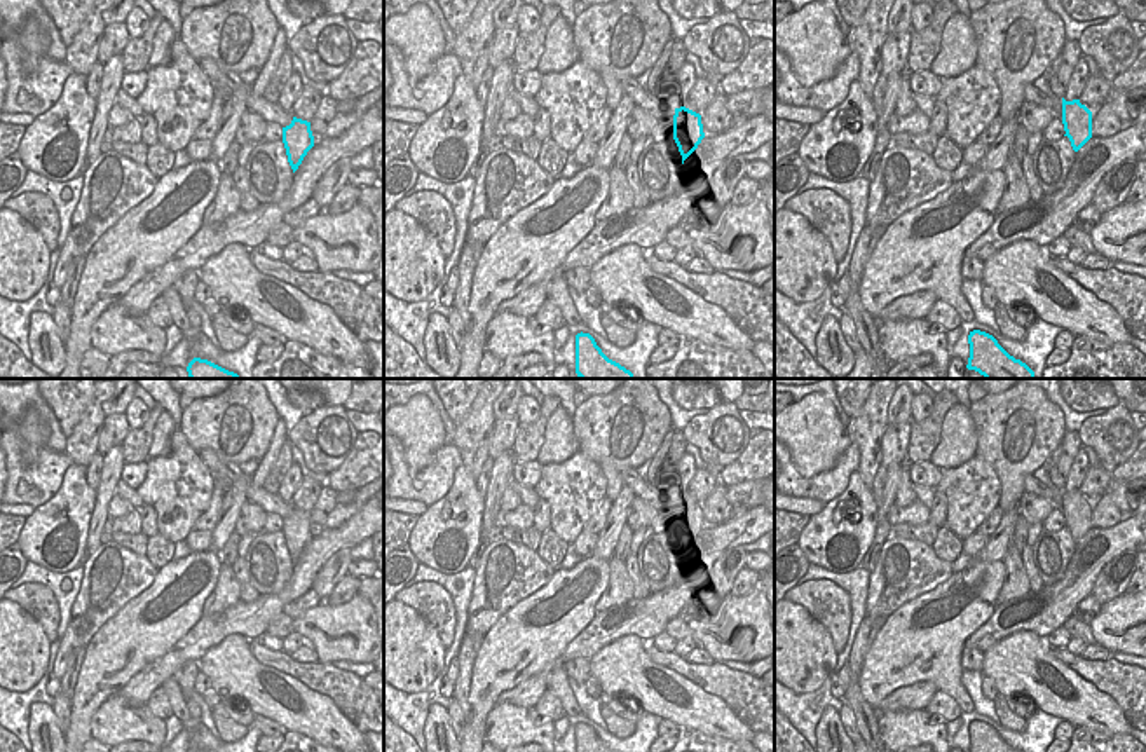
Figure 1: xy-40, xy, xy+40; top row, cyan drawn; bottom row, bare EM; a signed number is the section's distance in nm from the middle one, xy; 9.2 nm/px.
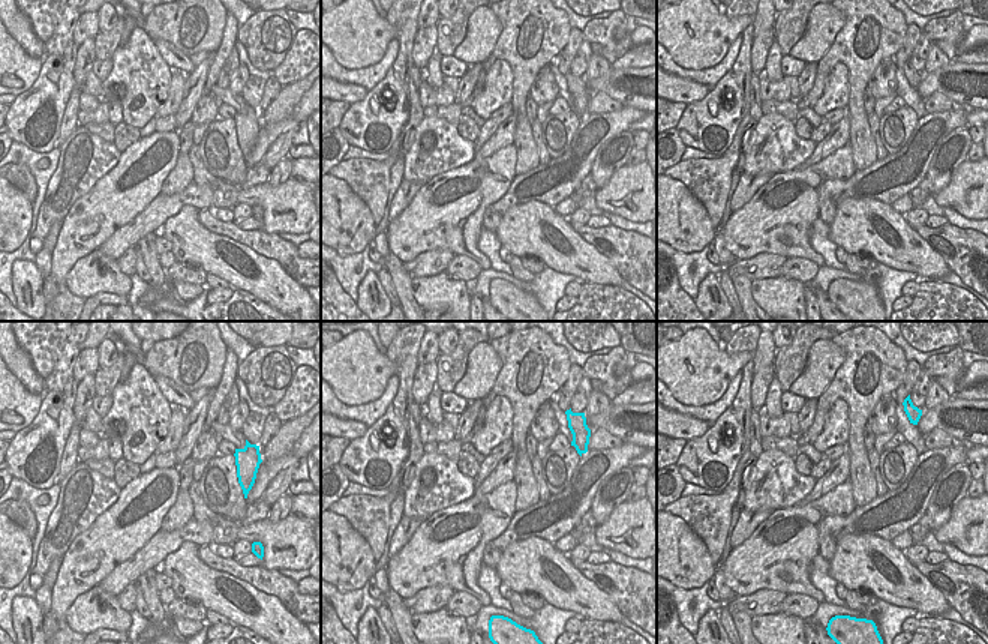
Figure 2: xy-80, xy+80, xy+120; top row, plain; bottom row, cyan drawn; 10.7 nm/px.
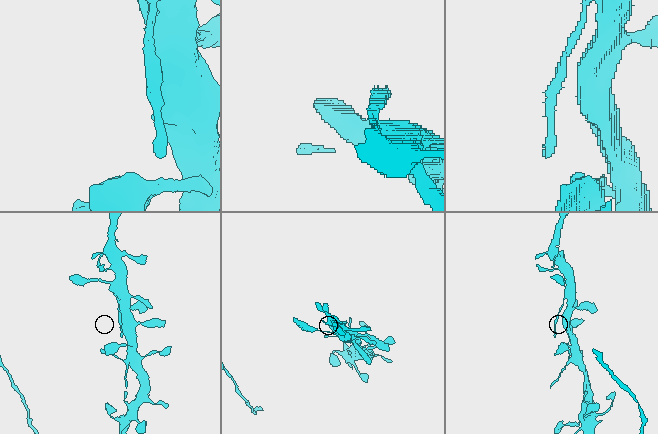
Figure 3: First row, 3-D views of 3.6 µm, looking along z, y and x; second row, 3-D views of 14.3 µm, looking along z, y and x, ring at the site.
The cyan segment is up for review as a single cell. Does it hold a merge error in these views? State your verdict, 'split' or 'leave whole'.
split

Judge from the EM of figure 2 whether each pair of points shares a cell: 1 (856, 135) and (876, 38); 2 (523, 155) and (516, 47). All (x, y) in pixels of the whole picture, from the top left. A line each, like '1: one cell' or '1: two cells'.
1: one cell
2: one cell

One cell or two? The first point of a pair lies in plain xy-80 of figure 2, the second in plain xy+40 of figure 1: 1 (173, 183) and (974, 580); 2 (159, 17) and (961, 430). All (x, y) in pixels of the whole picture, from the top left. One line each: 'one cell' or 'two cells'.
1: two cells
2: two cells

